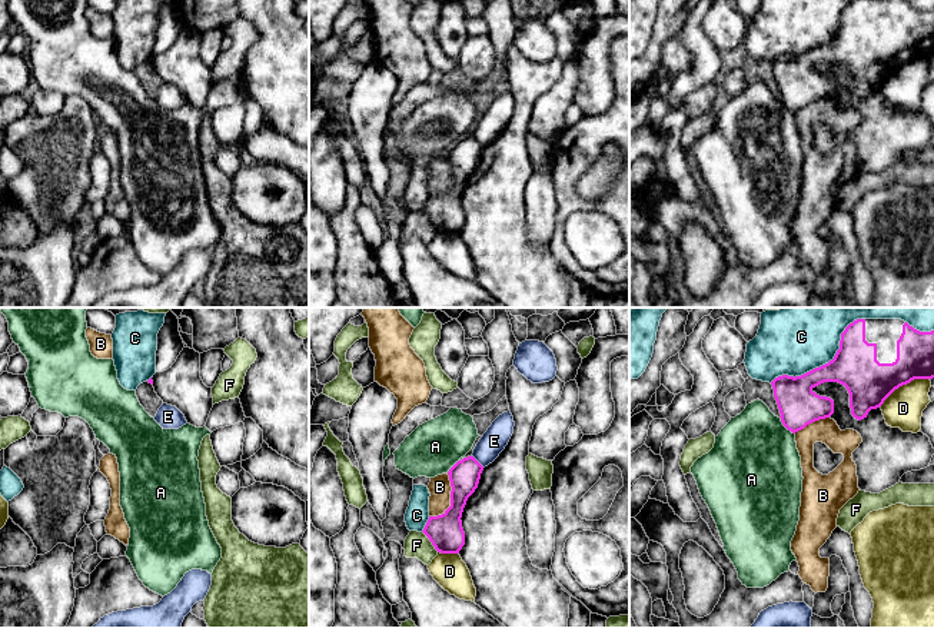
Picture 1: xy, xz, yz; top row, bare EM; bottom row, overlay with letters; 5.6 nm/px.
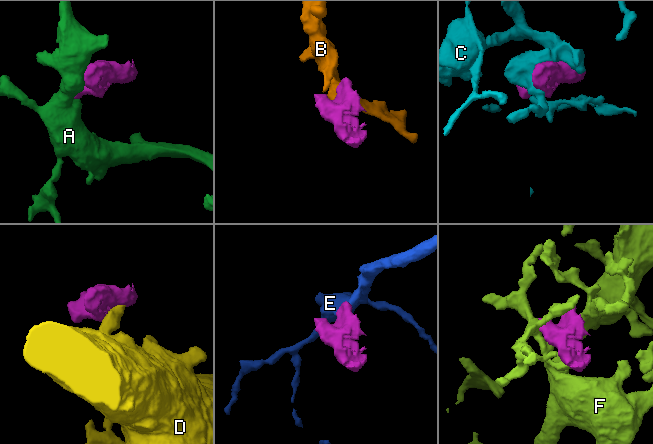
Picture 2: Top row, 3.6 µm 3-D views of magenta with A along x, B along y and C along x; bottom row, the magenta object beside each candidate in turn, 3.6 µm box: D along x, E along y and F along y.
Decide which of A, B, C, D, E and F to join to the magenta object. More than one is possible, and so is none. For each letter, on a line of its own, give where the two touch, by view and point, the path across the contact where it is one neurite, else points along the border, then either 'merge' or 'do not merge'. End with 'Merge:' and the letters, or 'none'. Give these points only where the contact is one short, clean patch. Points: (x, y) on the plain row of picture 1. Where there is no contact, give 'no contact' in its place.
A: yz (785, 106) | do not merge
B: xz (451, 179) | along xz (448, 152), (451, 163), (449, 185), (441, 193), (429, 196) | do not merge
C: yz (820, 46) | do not merge
D: yz (904, 63) | do not merge
E: xz (477, 140) | along xz (472, 135), (484, 146) | do not merge
F: xz (429, 219) | do not merge
Merge: none

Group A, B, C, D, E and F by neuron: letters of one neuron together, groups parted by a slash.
A / B / C / D / E / F

